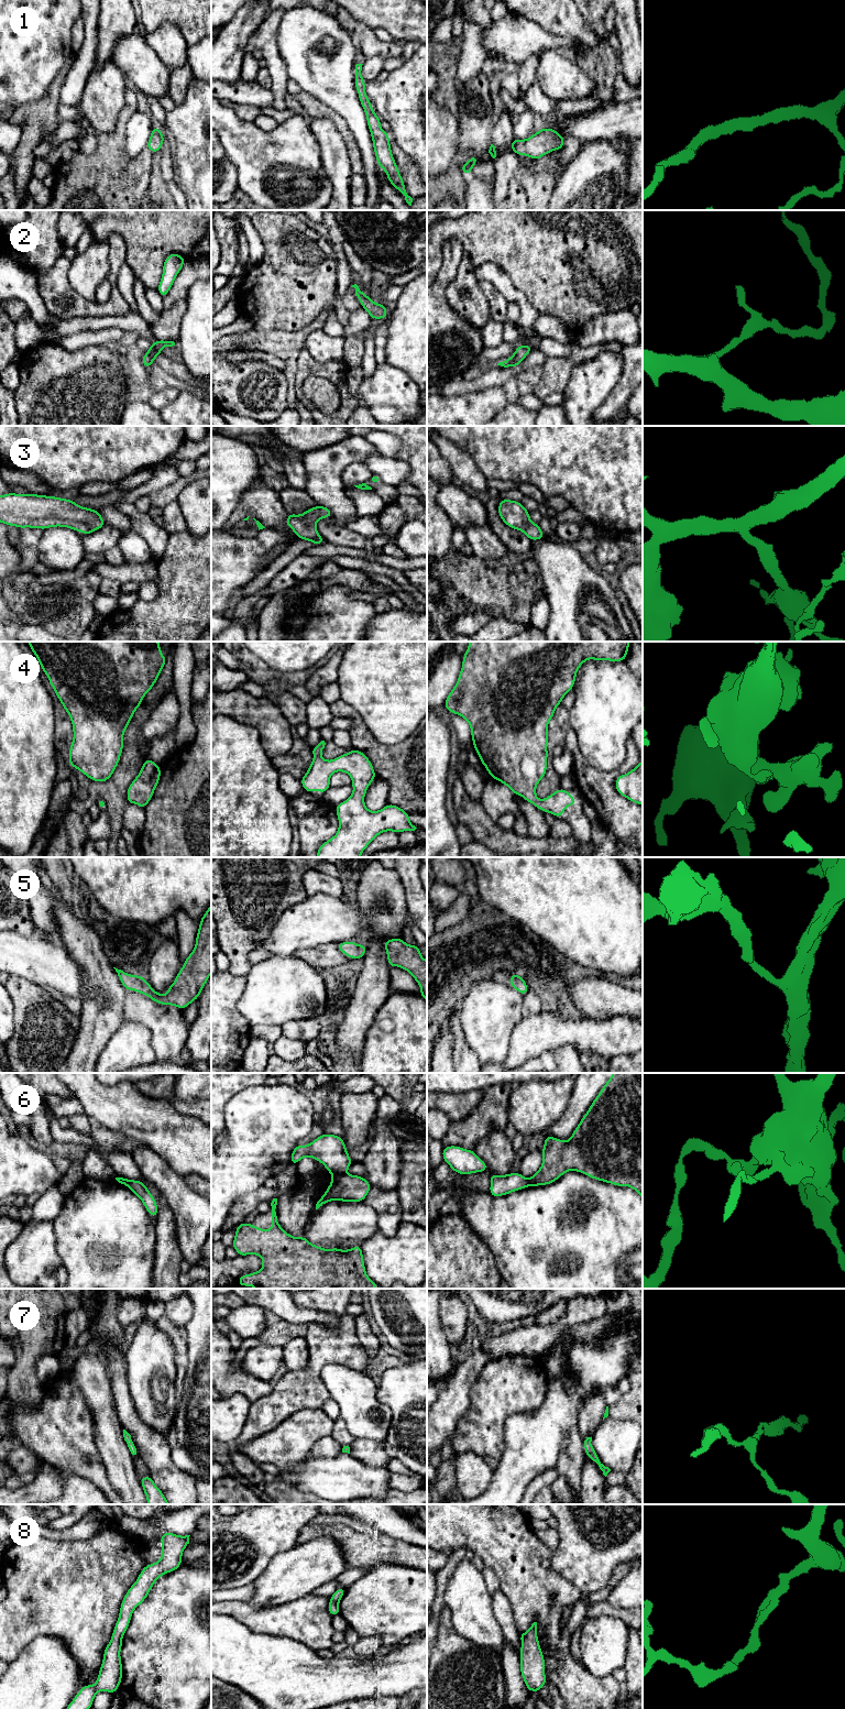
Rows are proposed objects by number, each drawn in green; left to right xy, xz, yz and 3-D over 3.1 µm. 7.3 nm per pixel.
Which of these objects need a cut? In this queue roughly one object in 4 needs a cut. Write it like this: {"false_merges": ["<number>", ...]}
{"false_merges": ["6"]}

